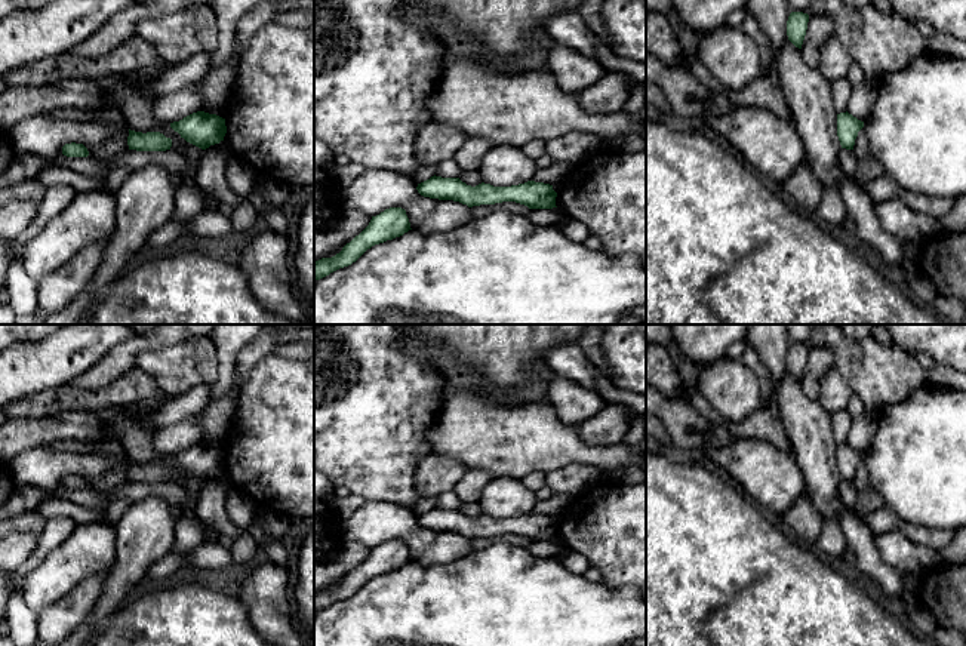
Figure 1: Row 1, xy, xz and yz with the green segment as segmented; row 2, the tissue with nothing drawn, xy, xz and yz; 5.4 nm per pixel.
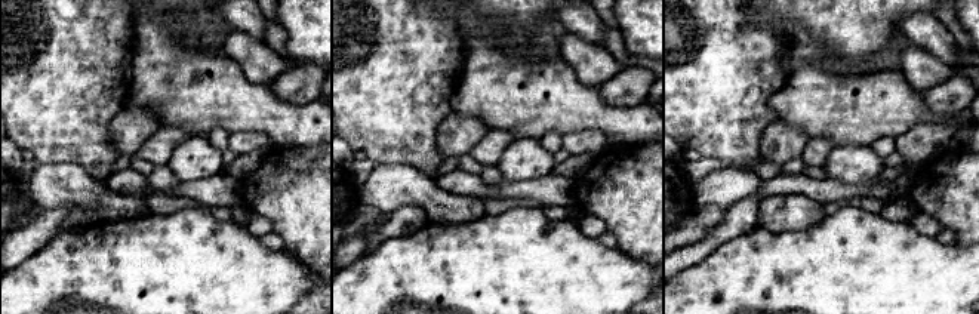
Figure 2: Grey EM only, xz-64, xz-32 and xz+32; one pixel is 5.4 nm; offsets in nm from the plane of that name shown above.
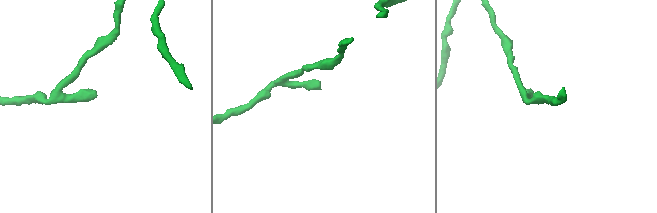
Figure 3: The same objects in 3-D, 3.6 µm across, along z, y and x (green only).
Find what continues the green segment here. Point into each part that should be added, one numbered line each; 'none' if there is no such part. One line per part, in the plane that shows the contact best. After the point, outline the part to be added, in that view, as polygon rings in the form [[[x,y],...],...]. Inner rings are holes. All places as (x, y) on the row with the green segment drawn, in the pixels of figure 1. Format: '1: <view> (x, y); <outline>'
none

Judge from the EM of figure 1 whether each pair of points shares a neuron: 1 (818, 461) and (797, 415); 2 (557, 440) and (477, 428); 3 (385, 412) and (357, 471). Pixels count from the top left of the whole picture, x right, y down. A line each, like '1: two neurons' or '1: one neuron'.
1: one neuron
2: one neuron
3: one neuron

